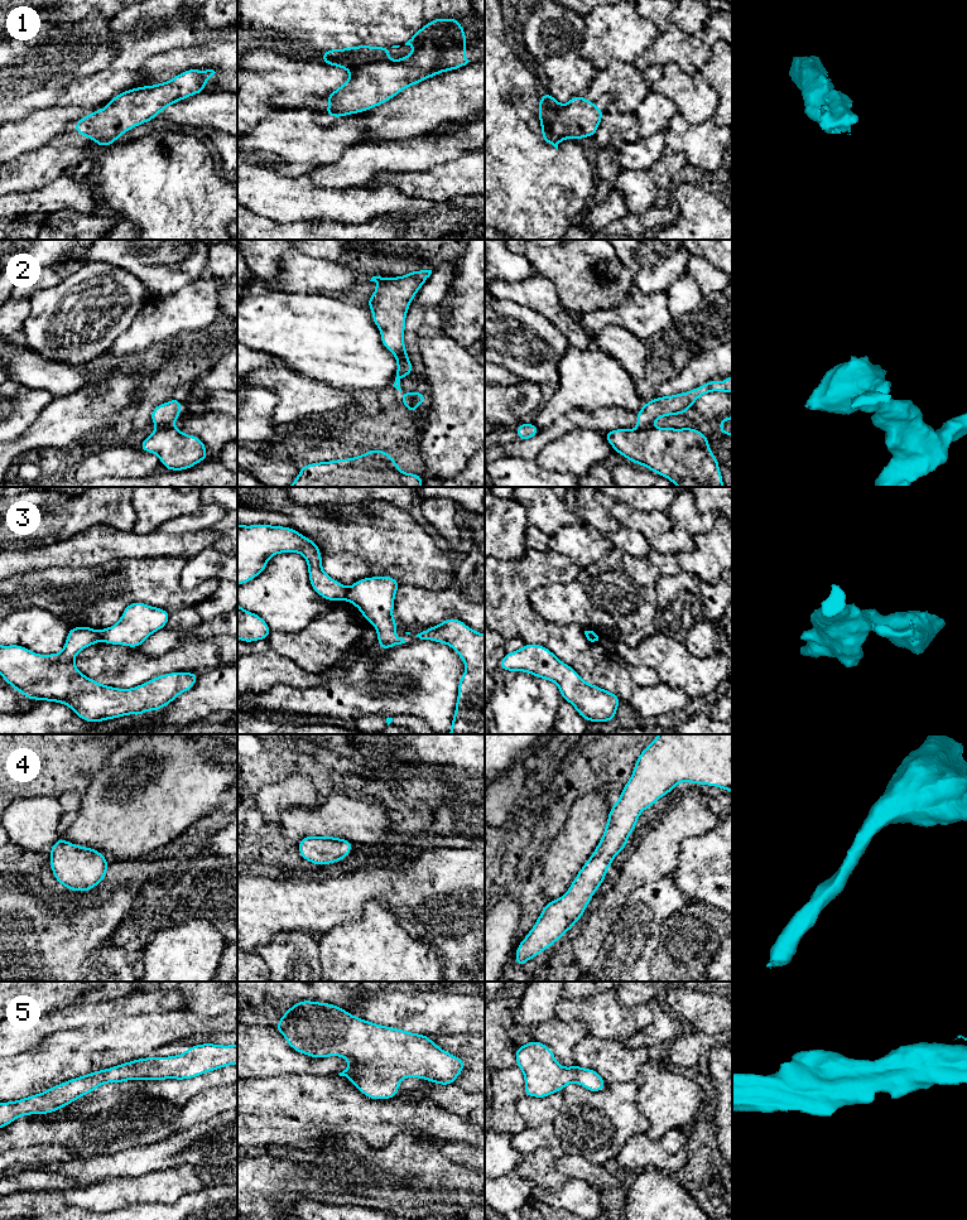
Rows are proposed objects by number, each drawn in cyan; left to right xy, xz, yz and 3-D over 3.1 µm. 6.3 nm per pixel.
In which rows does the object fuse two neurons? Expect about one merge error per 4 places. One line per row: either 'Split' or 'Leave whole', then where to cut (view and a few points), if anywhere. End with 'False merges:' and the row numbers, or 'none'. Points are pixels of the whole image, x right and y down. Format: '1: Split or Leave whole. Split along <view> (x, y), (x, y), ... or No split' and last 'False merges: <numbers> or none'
1: Leave whole. No split
2: Split. Split along xy (171, 425), (158, 428)
3: Split. Split along xz (347, 588), (345, 598)
4: Leave whole. No split
5: Leave whole. No split
False merges: 2, 3

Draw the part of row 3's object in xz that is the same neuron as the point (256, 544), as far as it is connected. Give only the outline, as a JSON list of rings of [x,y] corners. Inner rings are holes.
[[[237,525],[237,585],[260,575],[268,560],[280,553],[300,553],[308,564],[312,589],[335,602],[346,599],[347,588],[322,569],[319,546],[293,527]]]

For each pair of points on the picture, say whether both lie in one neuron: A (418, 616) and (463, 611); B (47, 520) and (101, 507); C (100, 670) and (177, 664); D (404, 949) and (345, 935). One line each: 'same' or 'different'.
A: same
B: same
C: same
D: same

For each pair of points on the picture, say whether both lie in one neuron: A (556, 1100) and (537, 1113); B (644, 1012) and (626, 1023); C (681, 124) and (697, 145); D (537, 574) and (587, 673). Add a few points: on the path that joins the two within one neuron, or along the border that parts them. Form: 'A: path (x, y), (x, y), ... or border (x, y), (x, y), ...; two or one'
A: path (551, 1105), (542, 1110); one
B: path (640, 1014), (630, 1021); one
C: path (681, 129), (692, 140); one
D: path (523, 601), (523, 611), (545, 633), (564, 646); one

